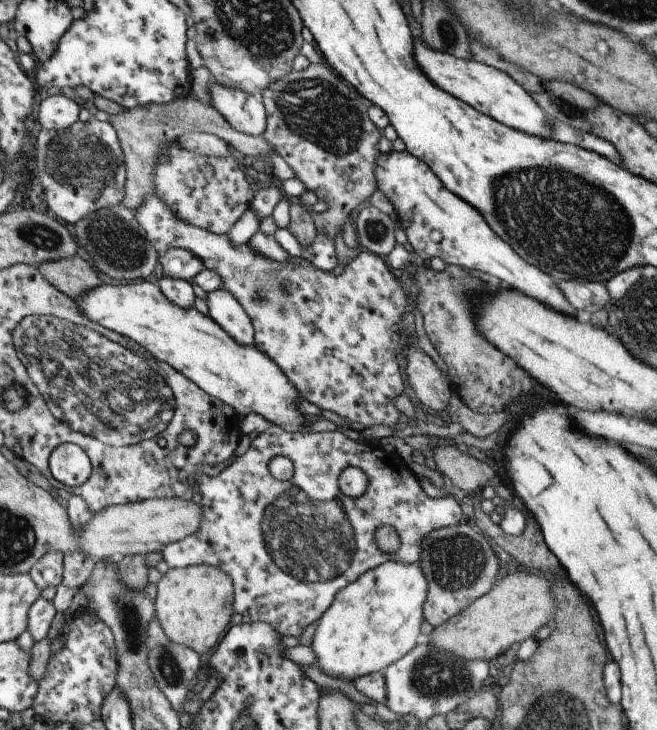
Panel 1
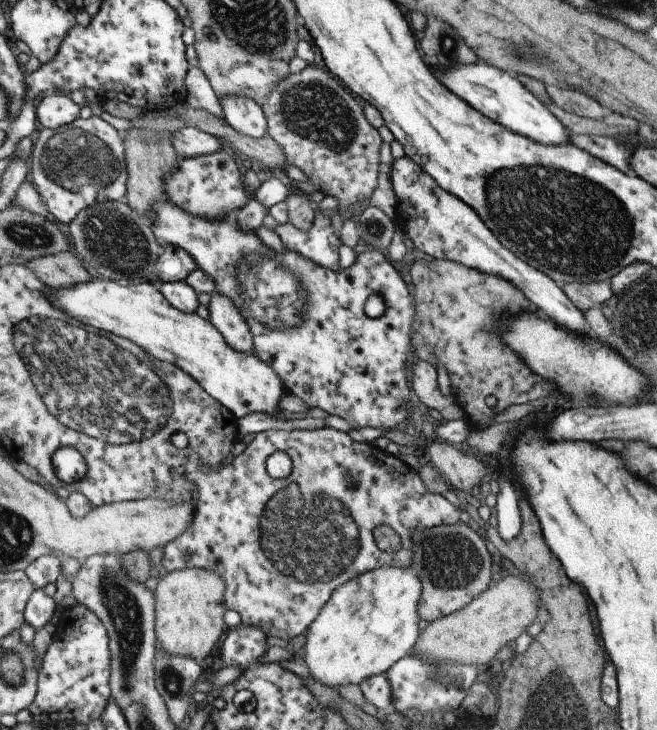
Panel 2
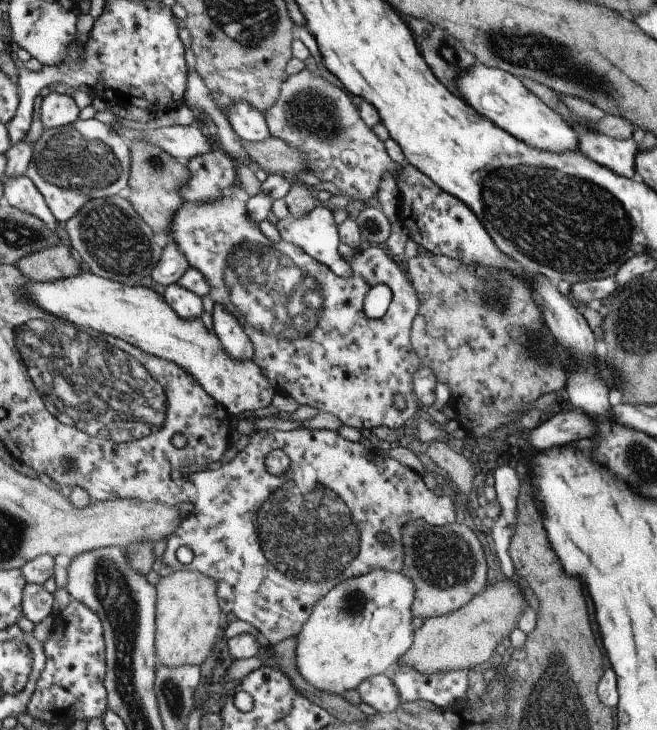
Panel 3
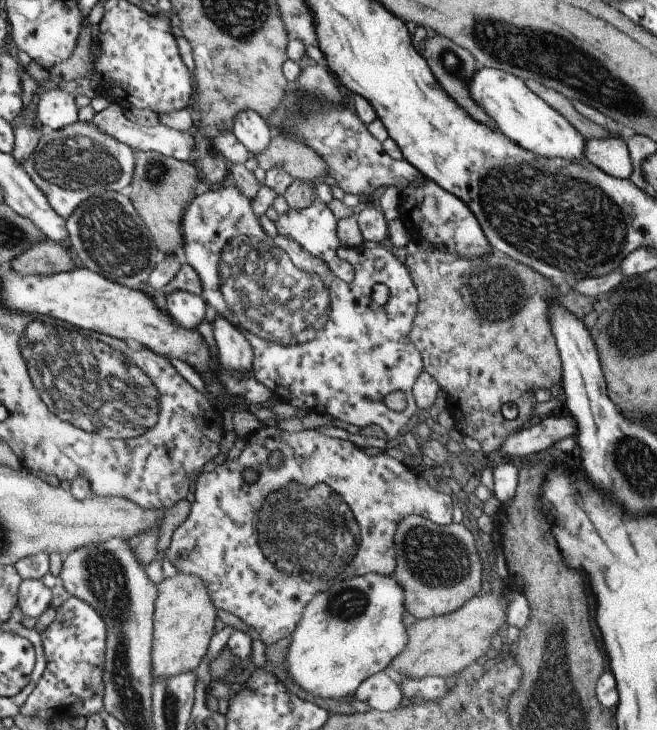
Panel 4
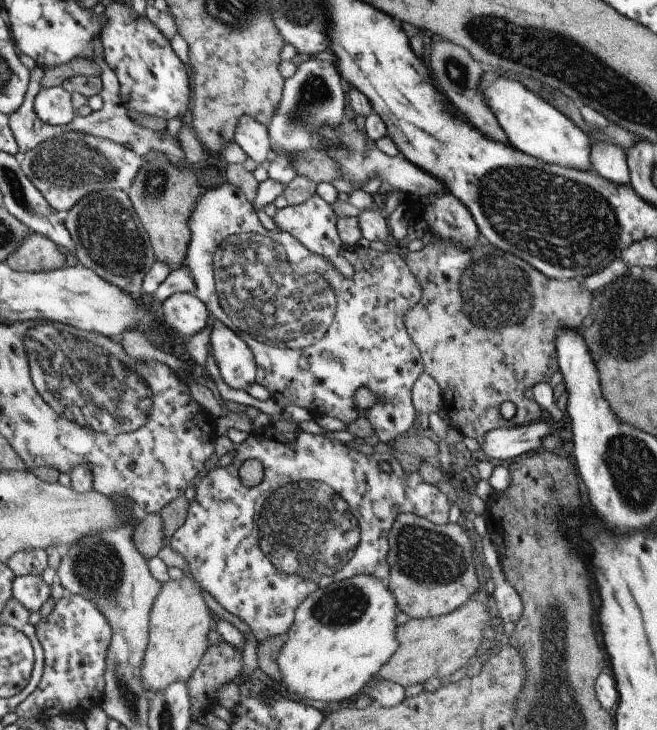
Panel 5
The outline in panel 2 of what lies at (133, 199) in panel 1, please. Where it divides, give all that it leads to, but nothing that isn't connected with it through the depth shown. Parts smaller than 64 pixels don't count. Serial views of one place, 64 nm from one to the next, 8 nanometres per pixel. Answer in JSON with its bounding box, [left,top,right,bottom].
[121,104,290,219]

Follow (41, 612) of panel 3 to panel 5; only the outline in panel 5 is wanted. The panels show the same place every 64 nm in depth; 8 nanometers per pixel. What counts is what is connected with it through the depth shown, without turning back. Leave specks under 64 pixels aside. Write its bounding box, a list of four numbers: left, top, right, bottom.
[12,575,50,614]

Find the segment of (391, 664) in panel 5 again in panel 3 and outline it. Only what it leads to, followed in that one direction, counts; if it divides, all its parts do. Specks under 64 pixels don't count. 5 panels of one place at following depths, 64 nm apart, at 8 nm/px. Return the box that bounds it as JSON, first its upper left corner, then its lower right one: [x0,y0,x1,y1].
[398,578,525,673]

